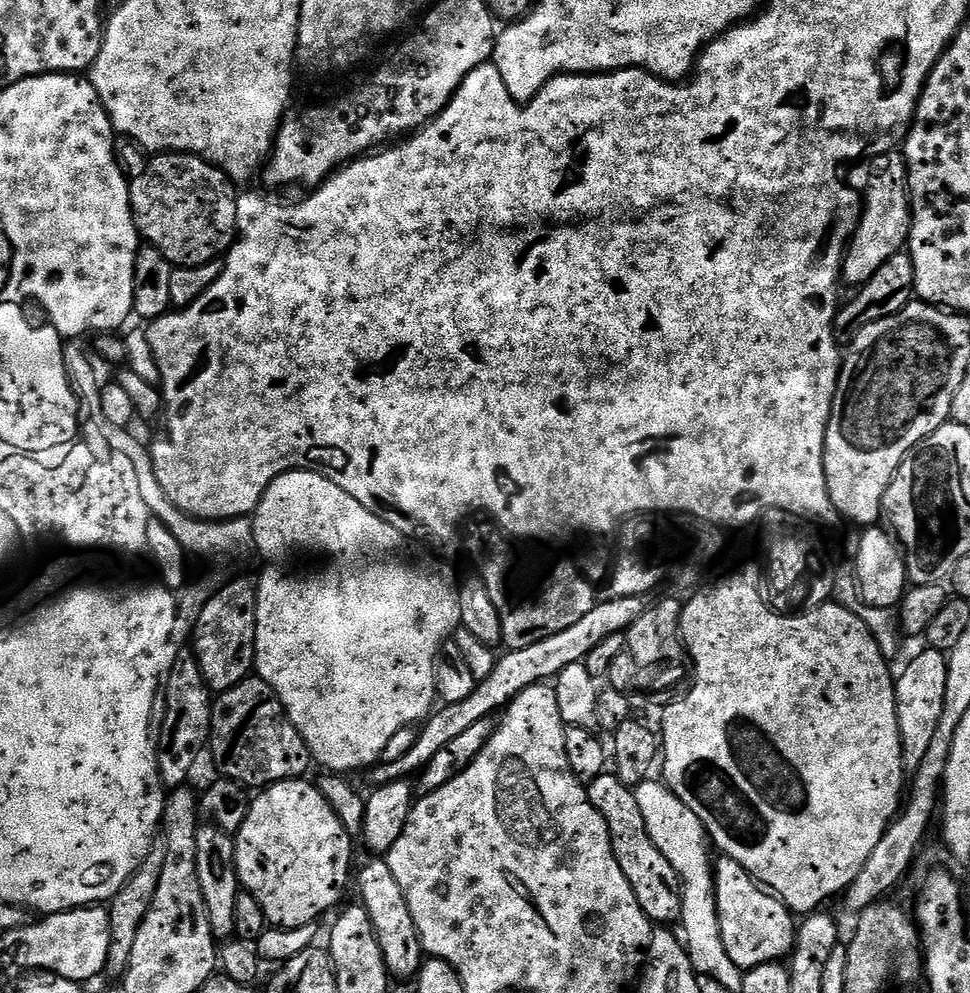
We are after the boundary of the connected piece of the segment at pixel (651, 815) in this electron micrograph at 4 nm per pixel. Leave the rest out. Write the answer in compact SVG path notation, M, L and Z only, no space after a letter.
M645 782L639 785L636 792L638 807L642 809L642 818L646 818L646 826L650 838L654 838L654 846L658 846L662 854L666 854L670 866L674 866L674 870L680 875L684 901L679 923L684 924L682 936L686 941L688 957L697 973L721 977L724 968L726 969L726 957L720 941L720 927L716 913L714 860L713 857L708 857L710 844L706 839L704 824L668 789L667 784L663 782L651 784Z

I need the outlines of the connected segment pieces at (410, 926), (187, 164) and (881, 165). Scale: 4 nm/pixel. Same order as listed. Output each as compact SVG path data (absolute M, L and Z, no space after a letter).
M368 858L364 869L360 872L359 903L364 905L366 914L370 914L370 922L374 926L374 934L378 938L378 946L384 955L384 961L393 977L415 977L422 963L420 935L414 926L414 918L410 918L410 906L406 906L406 894L402 894L402 886L394 879L387 859Z
M182 152L156 154L130 180L128 193L136 230L151 247L157 248L178 268L208 264L223 257L237 235L237 185L222 168Z
M884 150L873 155L872 177L868 189L862 192L860 224L852 234L848 251L844 253L842 280L845 285L859 286L870 282L878 269L894 254L905 251L912 229L912 201L908 198L903 151Z

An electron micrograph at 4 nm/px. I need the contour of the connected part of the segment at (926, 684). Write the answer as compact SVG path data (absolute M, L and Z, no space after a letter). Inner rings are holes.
M925 647L904 668L904 673L895 677L896 713L898 714L898 730L904 767L909 773L916 773L919 764L933 741L934 732L941 721L944 703L946 702L946 674L948 658L943 651Z

